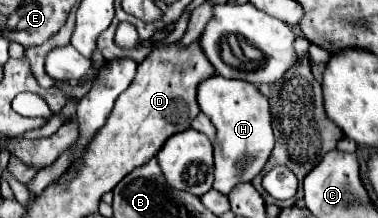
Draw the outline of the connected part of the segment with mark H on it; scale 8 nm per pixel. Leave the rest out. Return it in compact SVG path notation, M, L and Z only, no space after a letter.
M211 75L197 87L197 103L217 129L217 139L213 142L213 189L229 195L235 185L251 181L265 167L273 151L273 127L267 97L253 83Z

